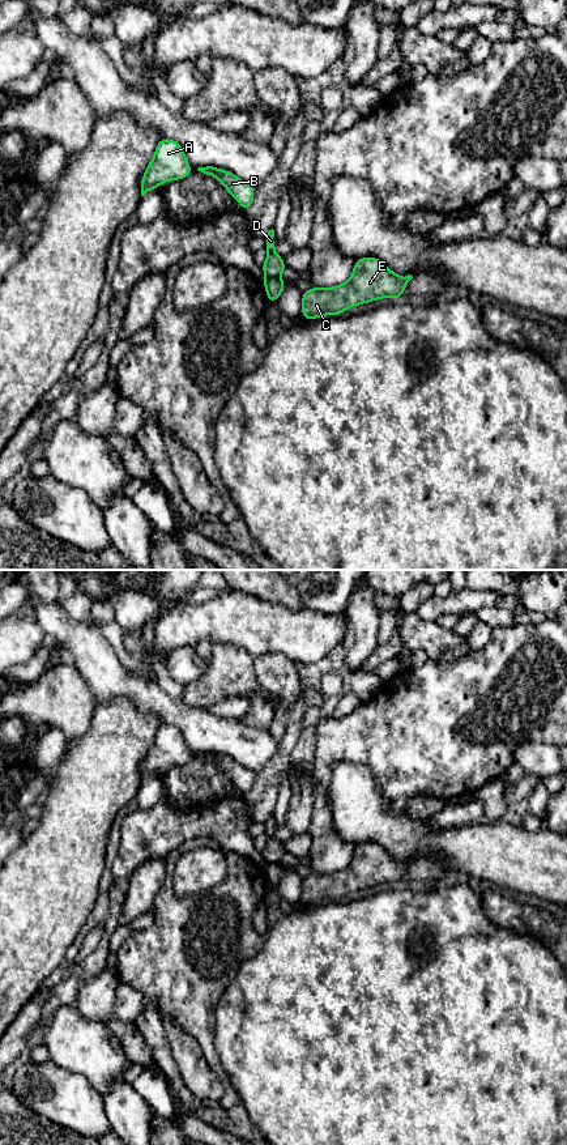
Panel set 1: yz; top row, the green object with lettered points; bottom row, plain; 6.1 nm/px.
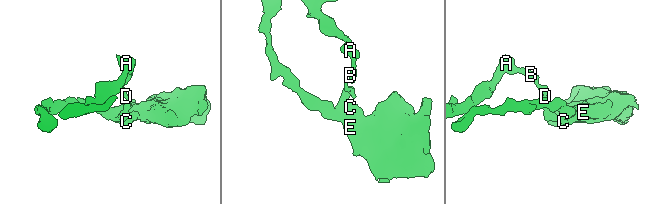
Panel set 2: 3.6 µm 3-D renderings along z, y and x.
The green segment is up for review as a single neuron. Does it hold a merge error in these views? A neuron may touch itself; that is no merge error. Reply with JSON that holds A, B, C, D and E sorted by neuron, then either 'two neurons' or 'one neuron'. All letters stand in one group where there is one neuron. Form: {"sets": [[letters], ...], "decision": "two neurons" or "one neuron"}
{"sets": [["A", "B", "D"], ["C", "E"]], "decision": "two neurons"}

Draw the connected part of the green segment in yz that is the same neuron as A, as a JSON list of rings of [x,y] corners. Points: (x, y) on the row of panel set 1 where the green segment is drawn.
[[[161,139],[141,179],[141,196],[161,183],[186,179],[191,173],[191,166],[180,144],[175,140]]]

